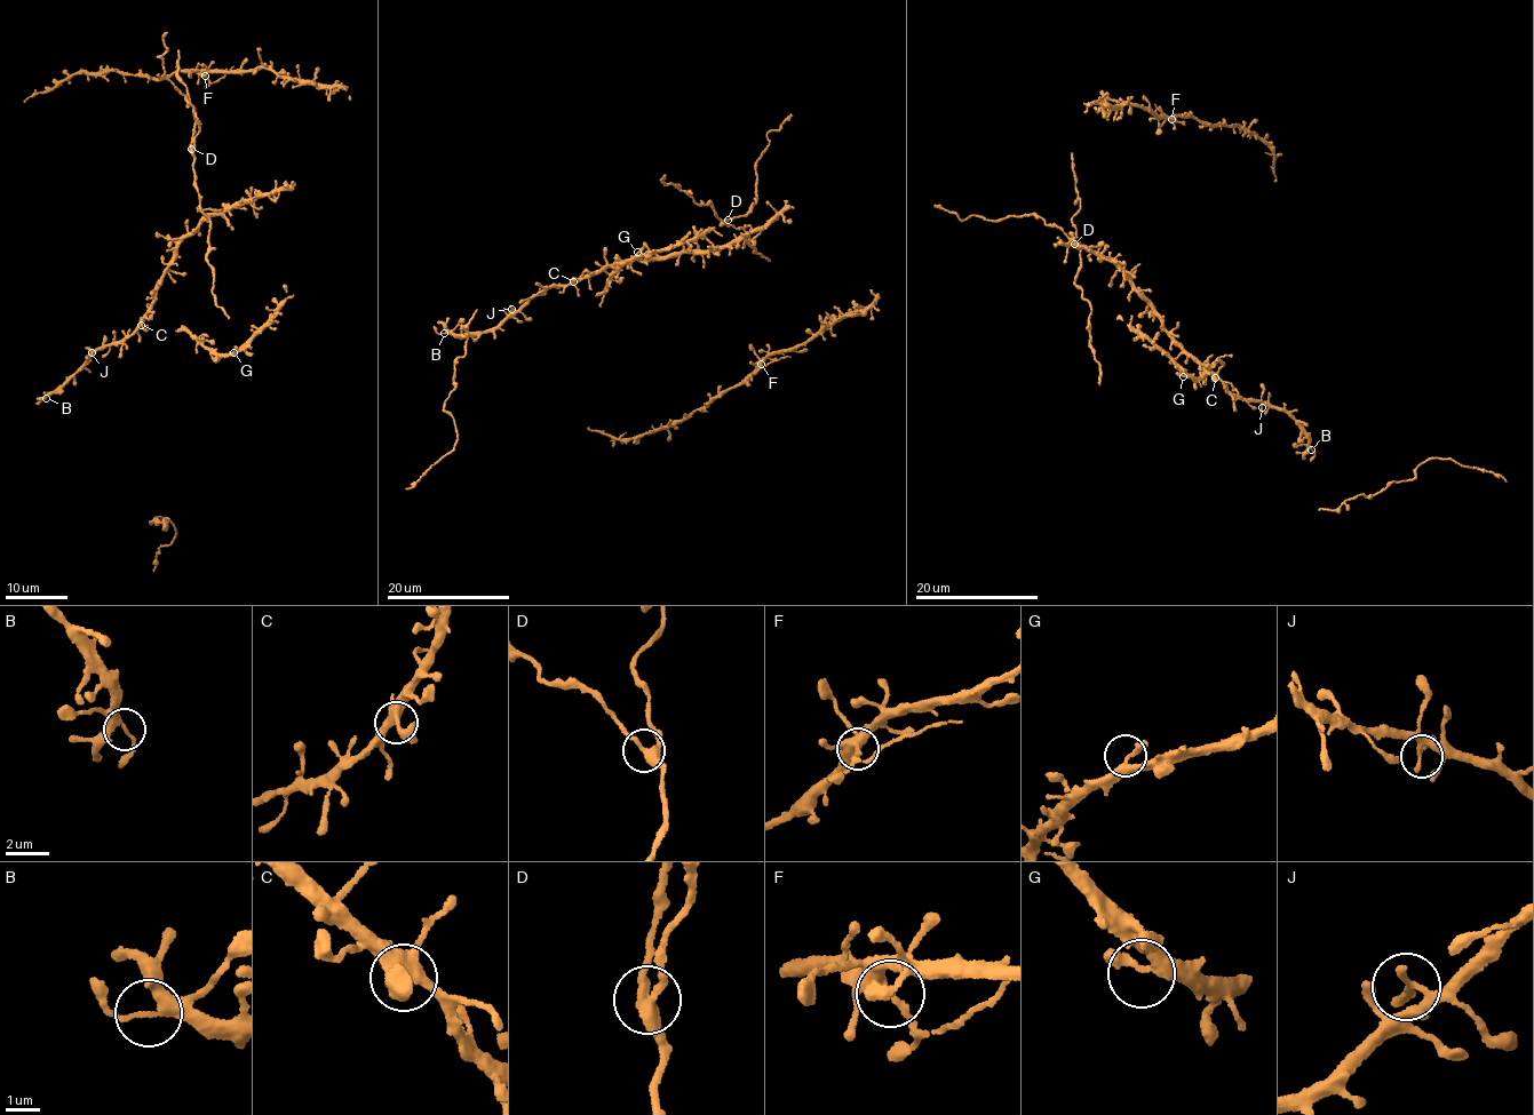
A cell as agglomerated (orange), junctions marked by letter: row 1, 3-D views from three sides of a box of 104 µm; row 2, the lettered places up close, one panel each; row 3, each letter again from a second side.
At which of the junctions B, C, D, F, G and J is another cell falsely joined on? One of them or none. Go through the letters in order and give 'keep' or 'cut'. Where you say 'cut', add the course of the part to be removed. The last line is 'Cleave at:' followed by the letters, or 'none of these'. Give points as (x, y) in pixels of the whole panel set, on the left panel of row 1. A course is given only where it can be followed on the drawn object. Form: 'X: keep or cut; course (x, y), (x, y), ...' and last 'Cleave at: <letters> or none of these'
B: keep
C: keep
D: keep
F: cut; course (205, 76), (211, 82), (215, 82), (233, 66)
G: keep
J: keep
Cleave at: F

